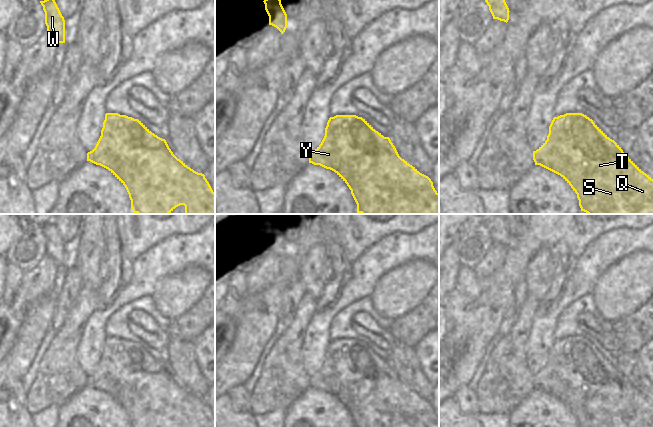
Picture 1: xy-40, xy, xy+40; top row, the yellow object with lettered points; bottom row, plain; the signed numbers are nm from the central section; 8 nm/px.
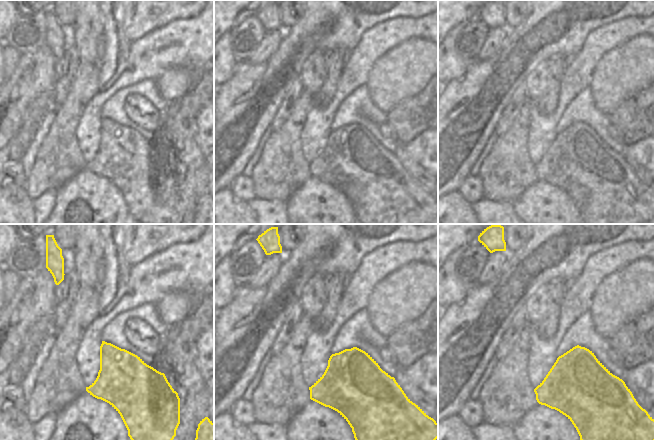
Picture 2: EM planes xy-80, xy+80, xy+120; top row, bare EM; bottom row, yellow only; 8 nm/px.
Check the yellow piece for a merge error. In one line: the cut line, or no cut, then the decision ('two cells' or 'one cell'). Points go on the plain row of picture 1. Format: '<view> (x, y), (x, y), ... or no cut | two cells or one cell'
no cut | one cell

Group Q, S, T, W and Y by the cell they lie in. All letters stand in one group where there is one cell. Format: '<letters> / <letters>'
Q S T W Y

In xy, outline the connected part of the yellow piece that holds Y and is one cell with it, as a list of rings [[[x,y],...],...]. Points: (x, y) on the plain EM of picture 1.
[[[336,339],[329,342],[321,368],[309,377],[309,387],[334,395],[347,408],[356,427],[439,427],[439,417],[435,414],[431,403],[402,383],[389,361],[384,361],[365,343],[356,339]]]

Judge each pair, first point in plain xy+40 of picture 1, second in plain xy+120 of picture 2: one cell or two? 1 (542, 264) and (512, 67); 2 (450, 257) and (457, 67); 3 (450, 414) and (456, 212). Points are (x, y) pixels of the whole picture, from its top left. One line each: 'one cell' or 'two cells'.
1: two cells
2: one cell
3: one cell

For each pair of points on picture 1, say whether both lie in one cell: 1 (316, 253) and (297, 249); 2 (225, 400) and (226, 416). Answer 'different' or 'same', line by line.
1: different
2: same

